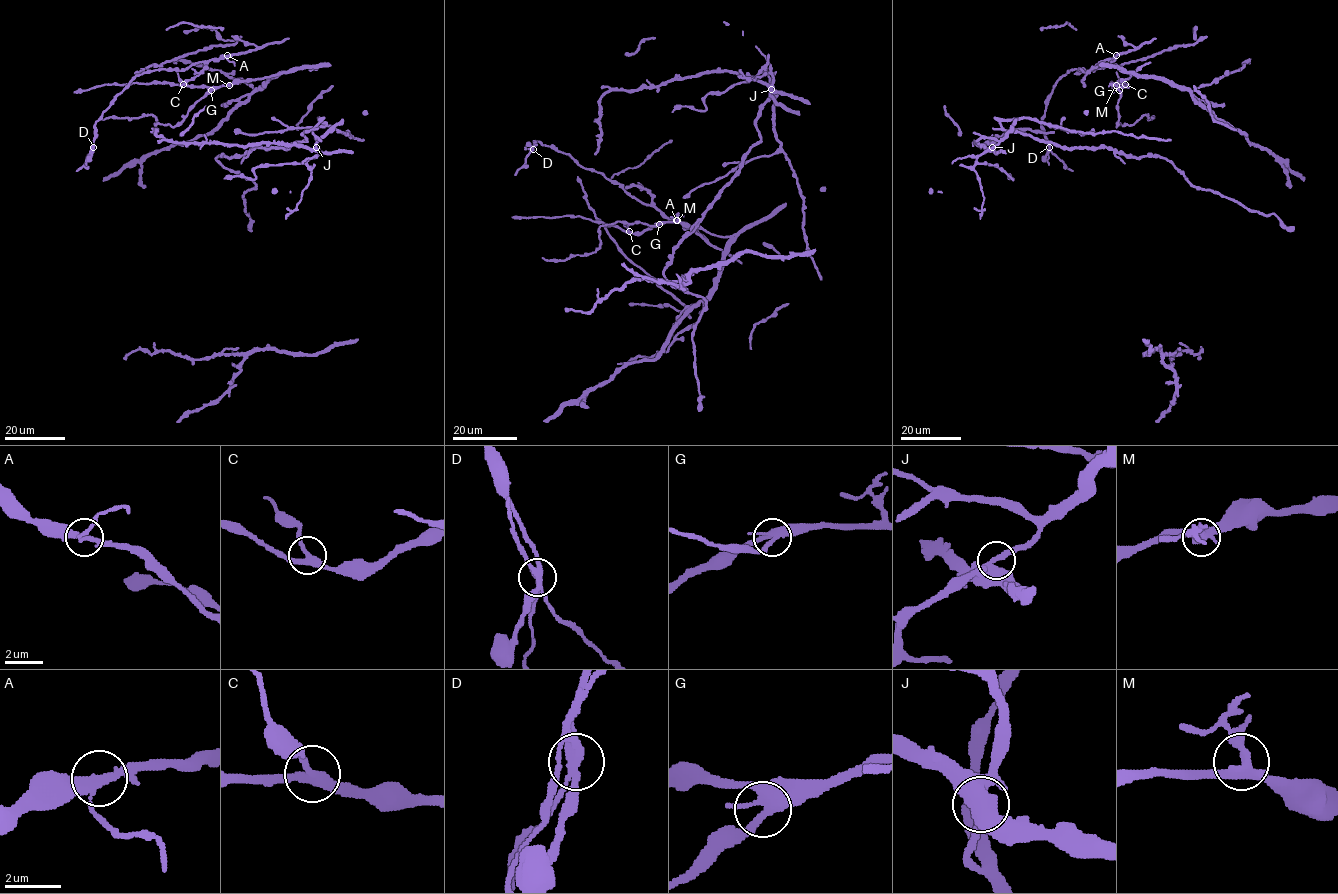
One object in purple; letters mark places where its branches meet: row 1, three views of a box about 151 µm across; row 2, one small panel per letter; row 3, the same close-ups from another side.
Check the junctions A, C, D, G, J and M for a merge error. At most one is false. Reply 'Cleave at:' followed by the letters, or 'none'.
Cleave at: D

